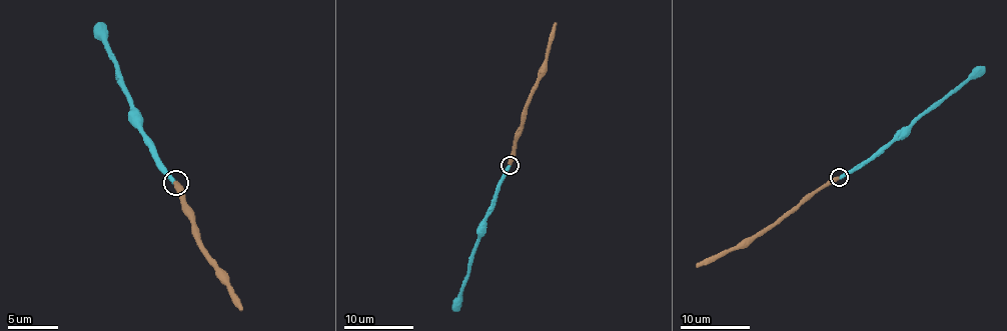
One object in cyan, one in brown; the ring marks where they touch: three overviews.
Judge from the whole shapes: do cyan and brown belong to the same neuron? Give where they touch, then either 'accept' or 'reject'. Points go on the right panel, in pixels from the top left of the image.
place (839, 177); accept

